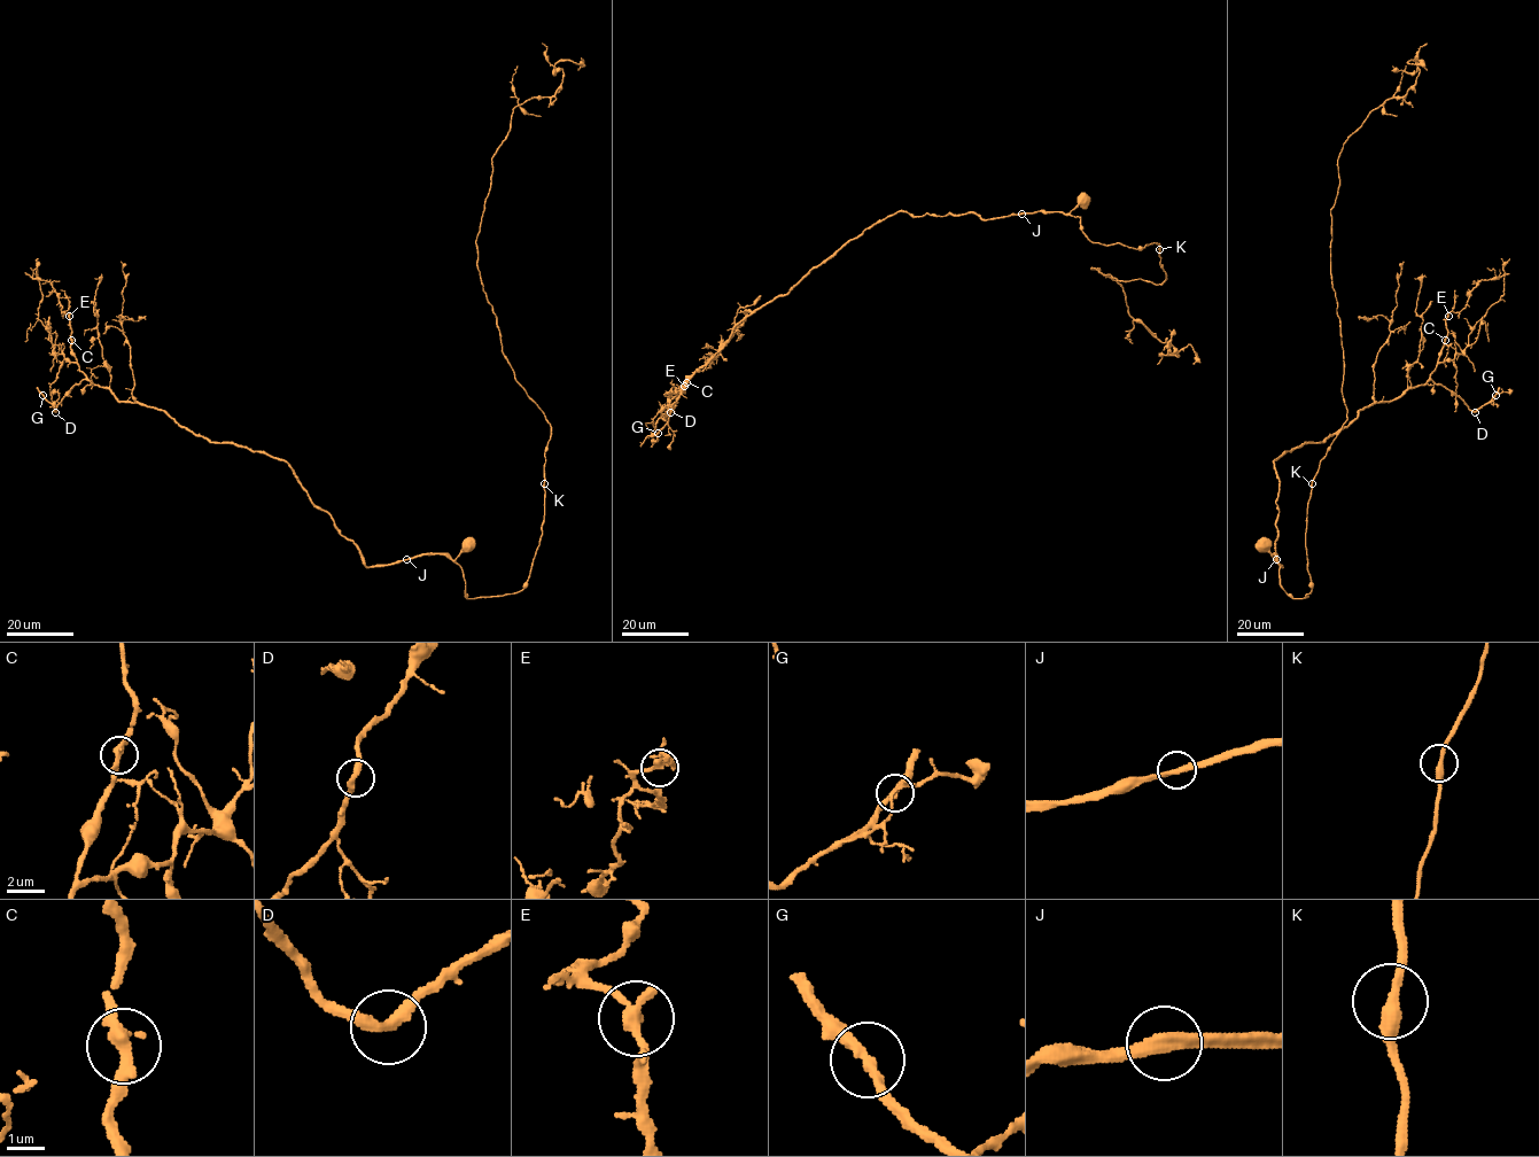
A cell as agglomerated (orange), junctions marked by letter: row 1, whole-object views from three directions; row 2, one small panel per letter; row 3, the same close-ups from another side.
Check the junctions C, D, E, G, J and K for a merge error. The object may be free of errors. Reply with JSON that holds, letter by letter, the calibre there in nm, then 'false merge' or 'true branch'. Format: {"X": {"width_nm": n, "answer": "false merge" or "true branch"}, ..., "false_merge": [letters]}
{"C": {"width_nm": 320, "answer": "true branch"}, "D": {"width_nm": 320, "answer": "true branch"}, "E": {"width_nm": 300, "answer": "true branch"}, "G": {"width_nm": 280, "answer": "true branch"}, "J": {"width_nm": 320, "answer": "true branch"}, "K": {"width_nm": 320, "answer": "true branch"}, "false_merge": []}

